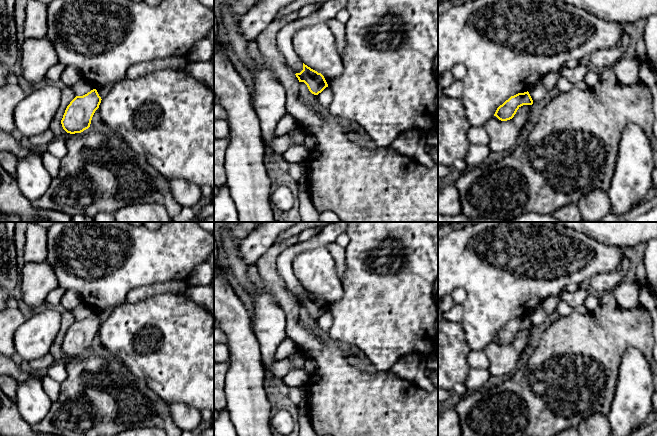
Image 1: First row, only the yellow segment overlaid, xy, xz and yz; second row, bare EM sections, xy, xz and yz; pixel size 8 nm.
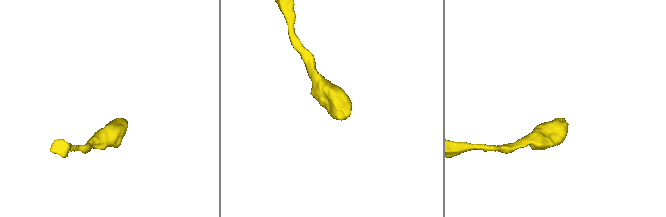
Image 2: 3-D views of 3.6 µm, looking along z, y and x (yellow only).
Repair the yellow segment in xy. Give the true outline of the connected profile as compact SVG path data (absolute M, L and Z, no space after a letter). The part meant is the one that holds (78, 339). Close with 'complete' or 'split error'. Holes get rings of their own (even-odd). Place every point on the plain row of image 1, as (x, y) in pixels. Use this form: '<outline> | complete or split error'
M96 313L83 320L76 320L67 330L61 344L63 353L70 358L81 357L88 353L101 324Z | complete

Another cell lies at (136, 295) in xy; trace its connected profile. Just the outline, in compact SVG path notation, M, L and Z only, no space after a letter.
M169 280L132 289L128 292L126 301L136 304L157 294L184 294L187 289L187 283L185 280Z

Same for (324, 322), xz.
M326 311L321 317L317 319L317 324L324 334L329 334L333 324L333 316L329 311Z

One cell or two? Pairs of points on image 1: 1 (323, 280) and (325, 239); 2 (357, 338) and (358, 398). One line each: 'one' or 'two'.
1: two
2: two

